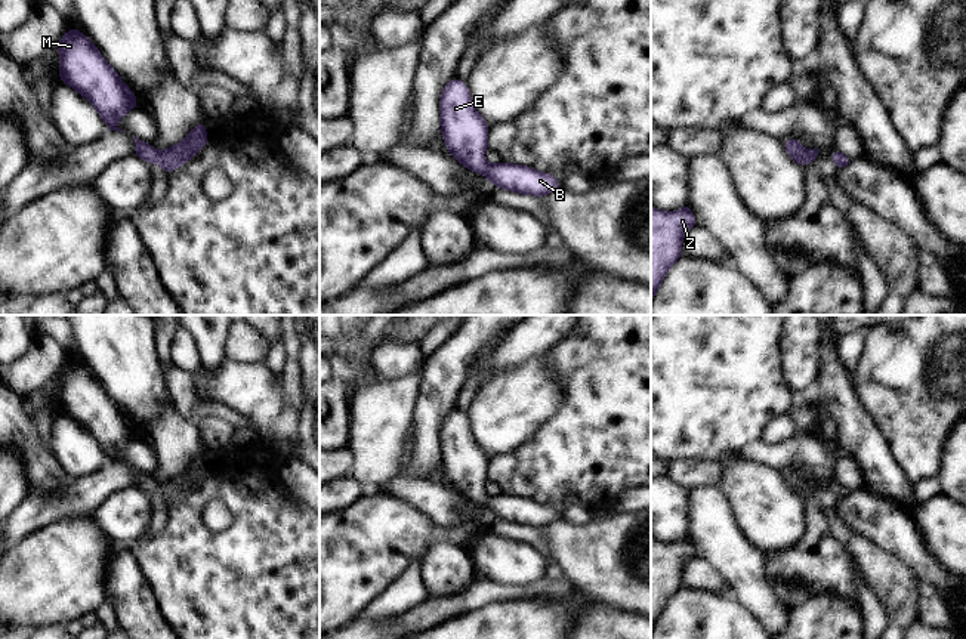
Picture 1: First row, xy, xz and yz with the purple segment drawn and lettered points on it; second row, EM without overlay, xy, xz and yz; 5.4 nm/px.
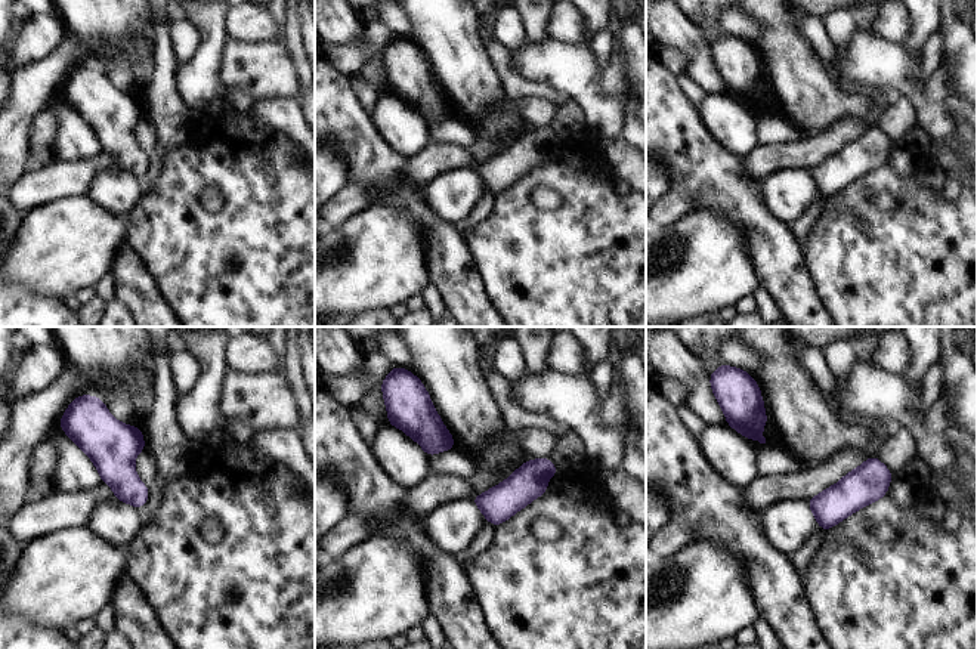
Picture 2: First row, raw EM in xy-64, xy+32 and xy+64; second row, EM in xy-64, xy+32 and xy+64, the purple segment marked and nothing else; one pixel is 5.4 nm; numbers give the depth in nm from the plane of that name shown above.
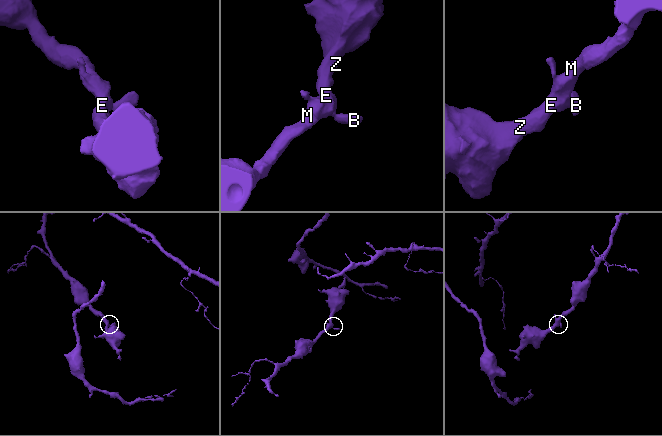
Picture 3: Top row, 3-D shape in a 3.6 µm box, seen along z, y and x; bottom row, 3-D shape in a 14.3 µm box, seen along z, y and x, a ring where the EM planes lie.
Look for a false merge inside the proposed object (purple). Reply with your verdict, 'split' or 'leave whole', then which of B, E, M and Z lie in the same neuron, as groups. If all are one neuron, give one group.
leave whole; groups B E M Z

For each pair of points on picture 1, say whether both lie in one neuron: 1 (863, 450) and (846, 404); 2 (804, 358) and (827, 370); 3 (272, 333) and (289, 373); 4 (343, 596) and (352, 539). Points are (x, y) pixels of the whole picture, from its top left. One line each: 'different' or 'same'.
1: same
2: different
3: different
4: same

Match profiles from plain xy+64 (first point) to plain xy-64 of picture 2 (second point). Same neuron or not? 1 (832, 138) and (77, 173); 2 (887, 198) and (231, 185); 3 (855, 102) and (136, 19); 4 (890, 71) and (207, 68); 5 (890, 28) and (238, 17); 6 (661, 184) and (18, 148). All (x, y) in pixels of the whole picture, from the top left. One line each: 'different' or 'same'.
1: same
2: different
3: same
4: different
5: same
6: same

